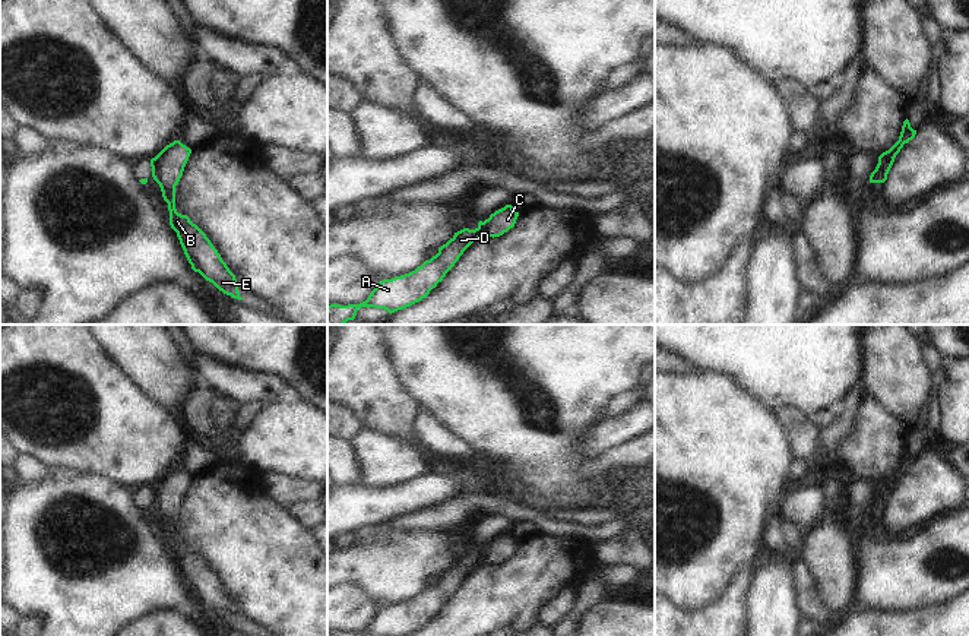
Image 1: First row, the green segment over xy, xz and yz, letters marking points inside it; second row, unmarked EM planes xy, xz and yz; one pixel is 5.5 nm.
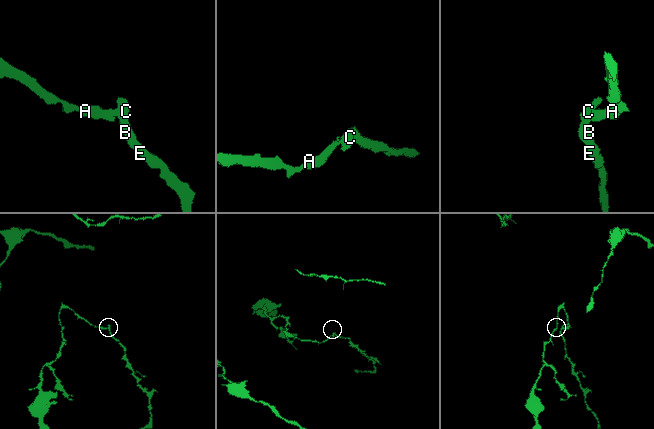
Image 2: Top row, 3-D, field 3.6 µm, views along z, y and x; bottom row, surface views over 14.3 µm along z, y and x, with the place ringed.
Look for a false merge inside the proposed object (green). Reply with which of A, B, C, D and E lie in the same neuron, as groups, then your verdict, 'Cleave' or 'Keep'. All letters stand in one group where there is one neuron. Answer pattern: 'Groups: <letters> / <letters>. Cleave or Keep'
Groups: A D / B C E. Cleave

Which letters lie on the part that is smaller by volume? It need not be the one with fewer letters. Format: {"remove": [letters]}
{"remove": ["B", "C", "E"]}

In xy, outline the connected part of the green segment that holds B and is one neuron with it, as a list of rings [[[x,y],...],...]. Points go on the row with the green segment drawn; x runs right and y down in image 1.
[[[174,140],[155,156],[152,177],[159,184],[162,197],[168,203],[170,225],[177,232],[191,269],[224,294],[244,300],[240,297],[235,275],[229,270],[206,234],[187,215],[181,215],[175,209],[175,186],[183,175],[190,154],[190,148],[180,140]]]

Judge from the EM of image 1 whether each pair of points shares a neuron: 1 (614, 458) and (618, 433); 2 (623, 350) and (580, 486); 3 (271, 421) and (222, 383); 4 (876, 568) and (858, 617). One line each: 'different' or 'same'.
1: different
2: same
3: different
4: different

